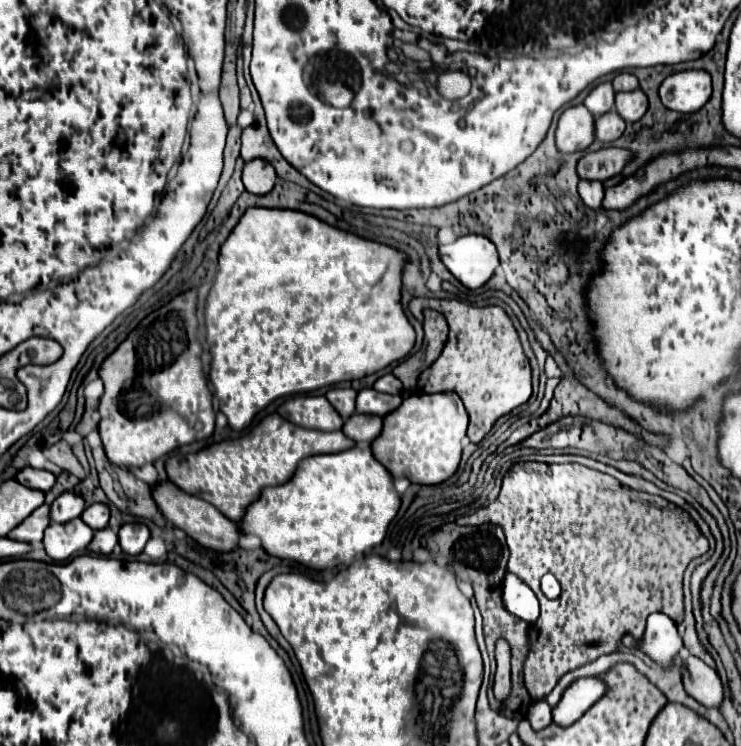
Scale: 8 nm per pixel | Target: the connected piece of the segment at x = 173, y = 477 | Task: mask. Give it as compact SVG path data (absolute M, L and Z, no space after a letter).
M270 414L240 438L212 444L186 458L168 458L166 472L168 480L180 490L210 502L226 518L240 522L246 514L246 508L260 498L262 488L278 486L290 480L300 460L312 454L342 452L350 446L356 446L356 442L350 440L342 430L308 430L284 420L280 414Z

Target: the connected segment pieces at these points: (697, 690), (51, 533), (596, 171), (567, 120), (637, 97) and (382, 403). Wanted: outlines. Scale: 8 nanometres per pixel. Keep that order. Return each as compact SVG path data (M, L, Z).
M688 656L682 670L686 692L706 708L718 708L724 700L724 686L716 670L706 666L700 658Z
M80 518L66 524L52 522L44 532L44 548L52 560L68 560L70 556L86 550L94 536L94 530Z
M602 148L598 152L588 152L578 162L578 176L582 180L604 182L612 176L618 176L632 158L634 154L624 148Z
M578 104L566 108L558 120L556 128L556 148L562 154L582 152L594 140L594 120L590 112Z
M642 90L618 92L614 108L624 122L636 122L646 112L648 100L646 100L646 94Z
M364 388L358 392L356 412L386 416L386 412L390 414L392 410L396 410L400 406L400 402L402 402L402 396L384 394L384 392L378 392L374 388Z

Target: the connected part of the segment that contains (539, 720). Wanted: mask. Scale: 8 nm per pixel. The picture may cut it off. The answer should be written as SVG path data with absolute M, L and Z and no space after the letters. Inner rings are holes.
M546 700L534 702L528 708L528 716L526 718L528 718L532 730L542 730L542 728L546 728L546 726L552 724L552 708L546 704Z

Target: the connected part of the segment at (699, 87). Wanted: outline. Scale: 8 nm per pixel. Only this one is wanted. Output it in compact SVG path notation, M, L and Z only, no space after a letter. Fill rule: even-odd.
M684 70L668 76L660 84L660 100L668 110L690 114L700 110L710 98L712 82L704 70Z

